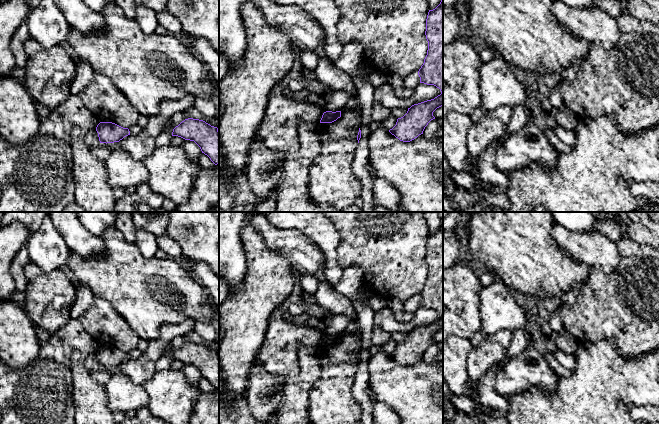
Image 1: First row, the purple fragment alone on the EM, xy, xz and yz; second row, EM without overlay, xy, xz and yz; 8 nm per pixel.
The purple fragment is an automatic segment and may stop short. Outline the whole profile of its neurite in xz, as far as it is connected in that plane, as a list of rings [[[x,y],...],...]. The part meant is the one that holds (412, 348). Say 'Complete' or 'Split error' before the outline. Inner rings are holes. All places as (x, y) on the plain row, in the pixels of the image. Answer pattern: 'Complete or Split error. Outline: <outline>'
Complete. Outline: [[[443,219],[440,228],[428,236],[425,259],[428,274],[418,295],[420,307],[436,310],[441,318],[412,329],[403,341],[397,343],[389,356],[403,366],[410,366],[423,358],[428,347],[435,343],[433,336],[443,329]]]

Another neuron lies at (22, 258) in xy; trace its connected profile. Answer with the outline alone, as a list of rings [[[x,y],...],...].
[[[24,244],[15,255],[10,272],[14,279],[16,291],[25,292],[27,281],[24,275],[24,267],[30,262],[30,257],[28,254],[27,246]]]

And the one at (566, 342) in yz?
[[[565,329],[555,334],[554,340],[559,350],[564,352],[574,353],[579,346],[577,339]]]

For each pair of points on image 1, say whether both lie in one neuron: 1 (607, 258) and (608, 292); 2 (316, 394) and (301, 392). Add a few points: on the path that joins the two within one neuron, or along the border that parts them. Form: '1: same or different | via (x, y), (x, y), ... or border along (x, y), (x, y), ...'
1: different | border along (623, 257), (608, 274), (599, 267), (591, 268)
2: different | border along (322, 373), (309, 391), (307, 413)

